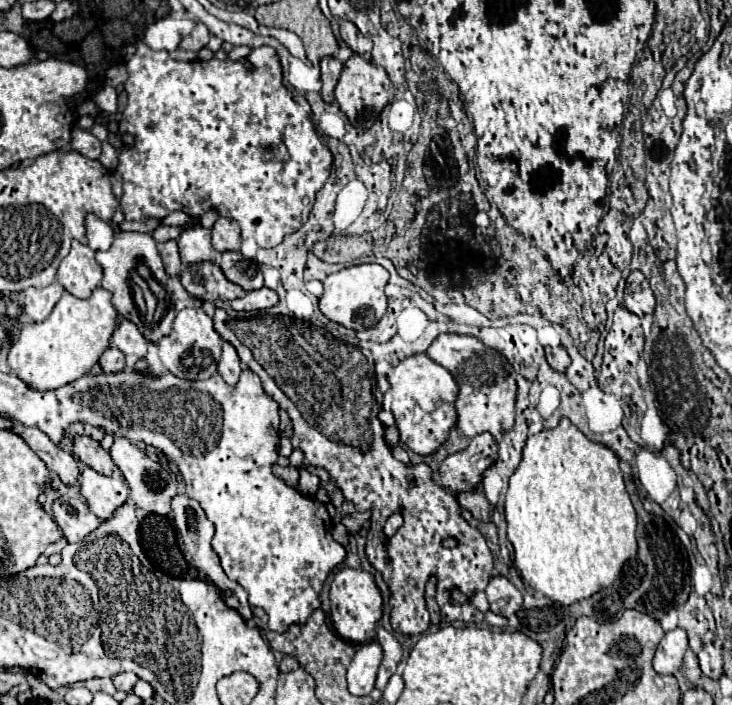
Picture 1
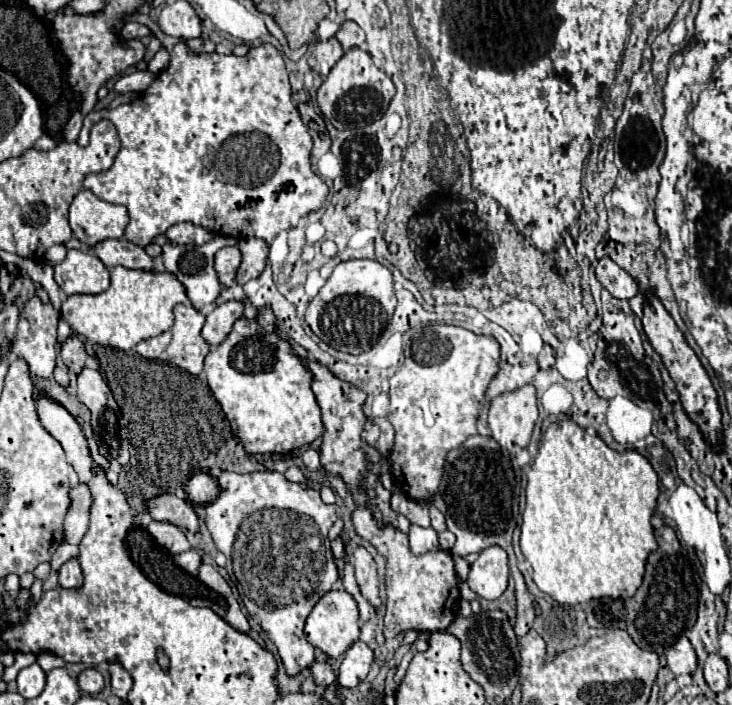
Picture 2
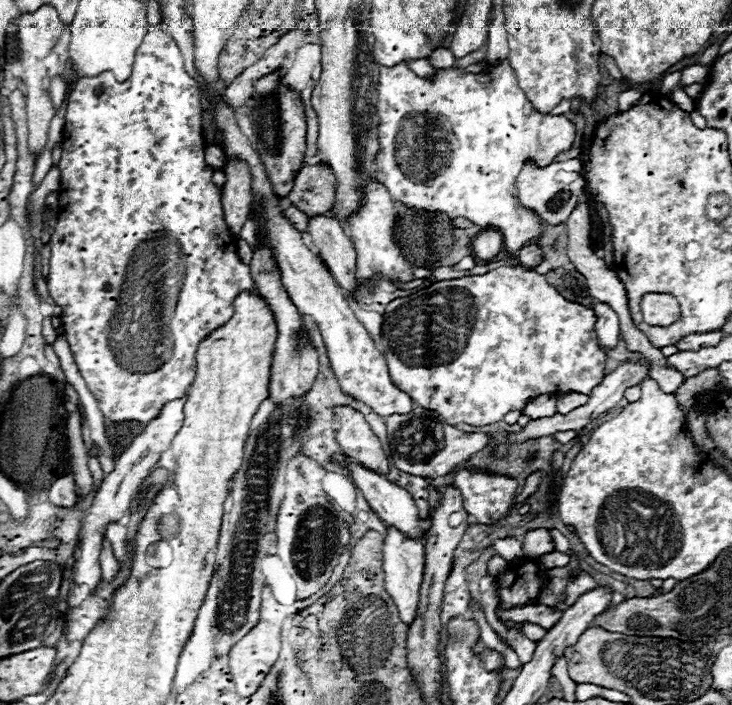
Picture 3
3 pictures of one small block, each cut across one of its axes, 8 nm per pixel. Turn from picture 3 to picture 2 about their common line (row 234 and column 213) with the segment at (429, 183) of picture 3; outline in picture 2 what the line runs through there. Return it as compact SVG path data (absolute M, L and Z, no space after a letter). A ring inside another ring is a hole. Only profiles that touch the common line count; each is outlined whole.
M223 471L218 478L218 484L220 484L220 496L214 502L206 504L206 526L212 532L212 538L214 538L214 544L218 546L218 550L222 554L226 554L228 560L232 556L232 570L234 570L234 576L240 584L238 594L242 598L250 618L254 622L258 622L262 626L262 630L266 632L266 636L274 642L278 656L286 668L286 674L296 676L302 670L310 668L314 662L314 646L304 636L304 622L306 622L310 610L314 608L314 604L338 580L338 568L332 560L328 530L338 520L340 506L324 504L320 500L318 490L288 482L284 478L284 474L276 471L250 474ZM270 524L274 528L280 526L280 540L274 540L274 544L278 546L276 548L278 552L268 552L274 548L274 544L270 542L270 538L272 538L270 534L276 534L270 528Z

